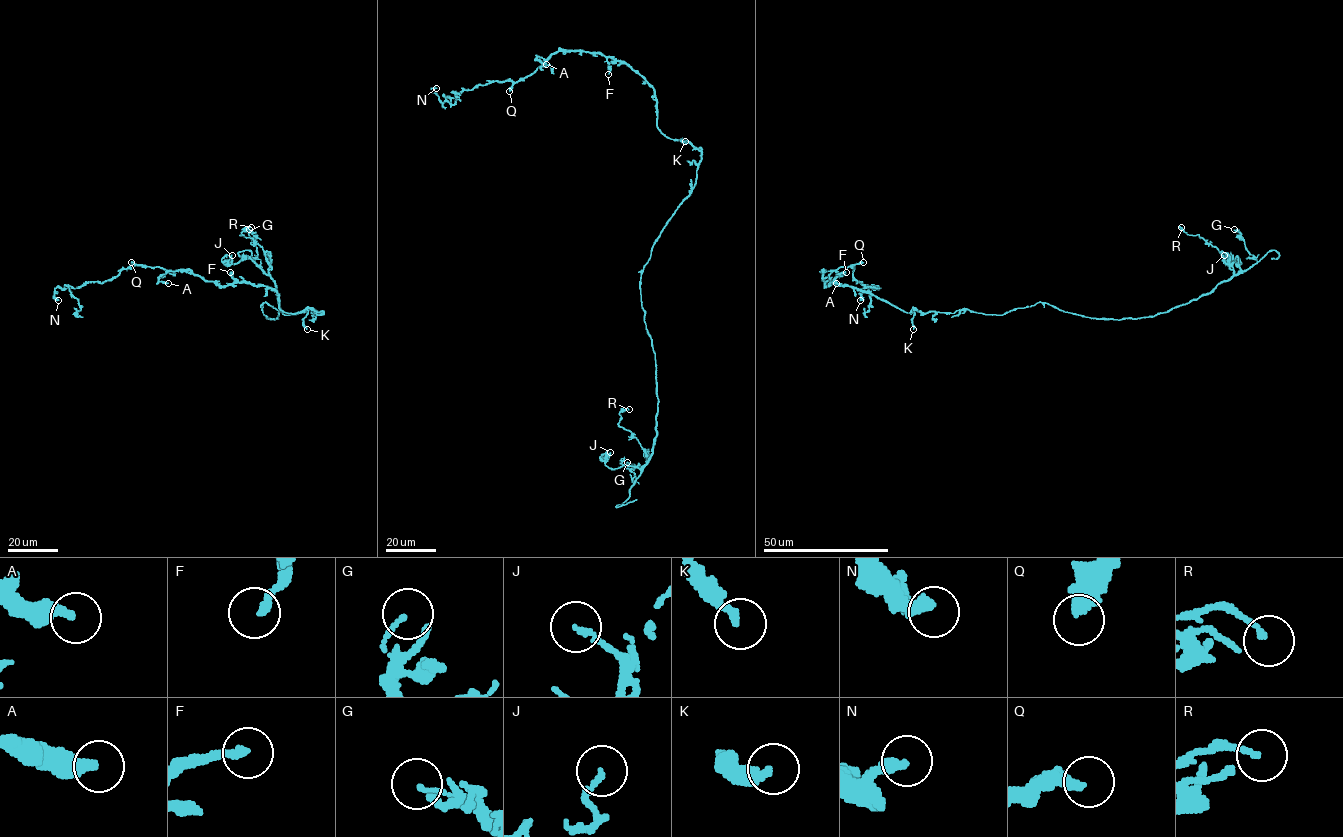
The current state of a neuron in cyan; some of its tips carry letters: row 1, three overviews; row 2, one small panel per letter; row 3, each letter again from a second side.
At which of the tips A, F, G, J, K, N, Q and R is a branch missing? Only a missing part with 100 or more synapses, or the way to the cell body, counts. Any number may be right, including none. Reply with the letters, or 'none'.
none

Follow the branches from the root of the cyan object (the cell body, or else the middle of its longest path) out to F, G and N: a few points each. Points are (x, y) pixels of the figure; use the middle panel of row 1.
F: (697, 175), (701, 149), (661, 132), (657, 126), (654, 89), (620, 61), (609, 64), (608, 74)
G: (697, 175), (641, 275), (644, 323), (655, 357), (656, 437), (633, 484), (635, 474), (627, 462)
N: (697, 175), (701, 149), (661, 132), (654, 89), (621, 61), (556, 51), (453, 104), (436, 88)

